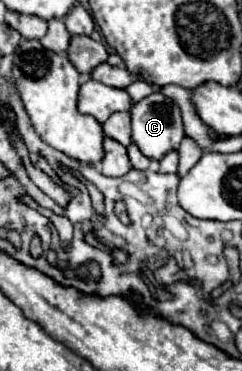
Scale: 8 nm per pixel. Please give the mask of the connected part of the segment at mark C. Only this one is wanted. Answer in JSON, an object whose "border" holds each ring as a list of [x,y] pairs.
{"border":[[[154,92],[136,102],[130,108],[130,114],[132,114],[132,142],[140,148],[144,156],[148,156],[150,160],[162,160],[168,152],[178,150],[184,138],[184,126],[180,108],[170,98],[166,98],[162,92]]]}

